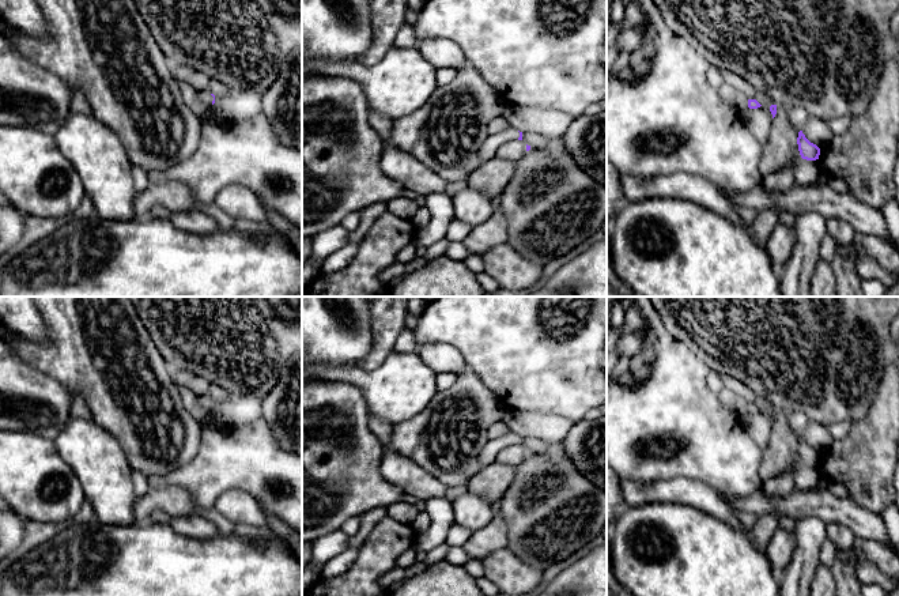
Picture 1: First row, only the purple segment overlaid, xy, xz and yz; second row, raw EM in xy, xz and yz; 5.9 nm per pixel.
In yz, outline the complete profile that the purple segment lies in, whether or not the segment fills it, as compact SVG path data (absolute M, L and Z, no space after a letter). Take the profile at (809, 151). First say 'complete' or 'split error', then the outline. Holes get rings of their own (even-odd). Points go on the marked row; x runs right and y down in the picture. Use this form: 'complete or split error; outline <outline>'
complete; outline M802 131L798 132L797 144L798 144L798 151L802 159L807 159L807 161L819 159L820 148L816 144L811 143L805 137Z

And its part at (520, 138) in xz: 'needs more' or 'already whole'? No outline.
needs more

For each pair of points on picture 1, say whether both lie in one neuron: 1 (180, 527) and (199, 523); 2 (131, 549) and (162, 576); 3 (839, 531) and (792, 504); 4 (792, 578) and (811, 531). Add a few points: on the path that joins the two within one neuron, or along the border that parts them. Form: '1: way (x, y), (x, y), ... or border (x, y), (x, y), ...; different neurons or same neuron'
1: way (184, 525), (195, 525); same neuron
2: way (139, 557), (154, 572); same neuron
3: border (827, 524), (842, 524), (856, 536); different neurons
4: way (803, 566), (807, 555), (807, 543); same neuron

